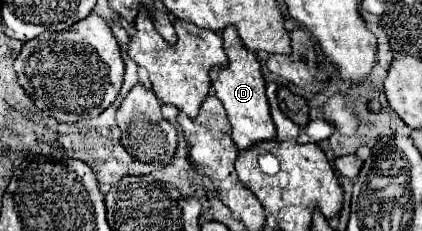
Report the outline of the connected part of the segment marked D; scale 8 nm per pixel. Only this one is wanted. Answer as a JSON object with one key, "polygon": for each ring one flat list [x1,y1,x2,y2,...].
{"polygon":[[226,27,222,31,222,37,224,37,224,51,226,51,230,63,224,69,214,67,210,71,210,79,212,79,216,97,220,97,222,105,228,113,228,119,232,125,232,139,234,139,238,151,244,151,244,149,250,149,250,145,254,145,254,143,276,139,276,127,268,113,266,81,262,77,260,63,258,63,256,55,242,45,234,27,230,27,230,29]]}

